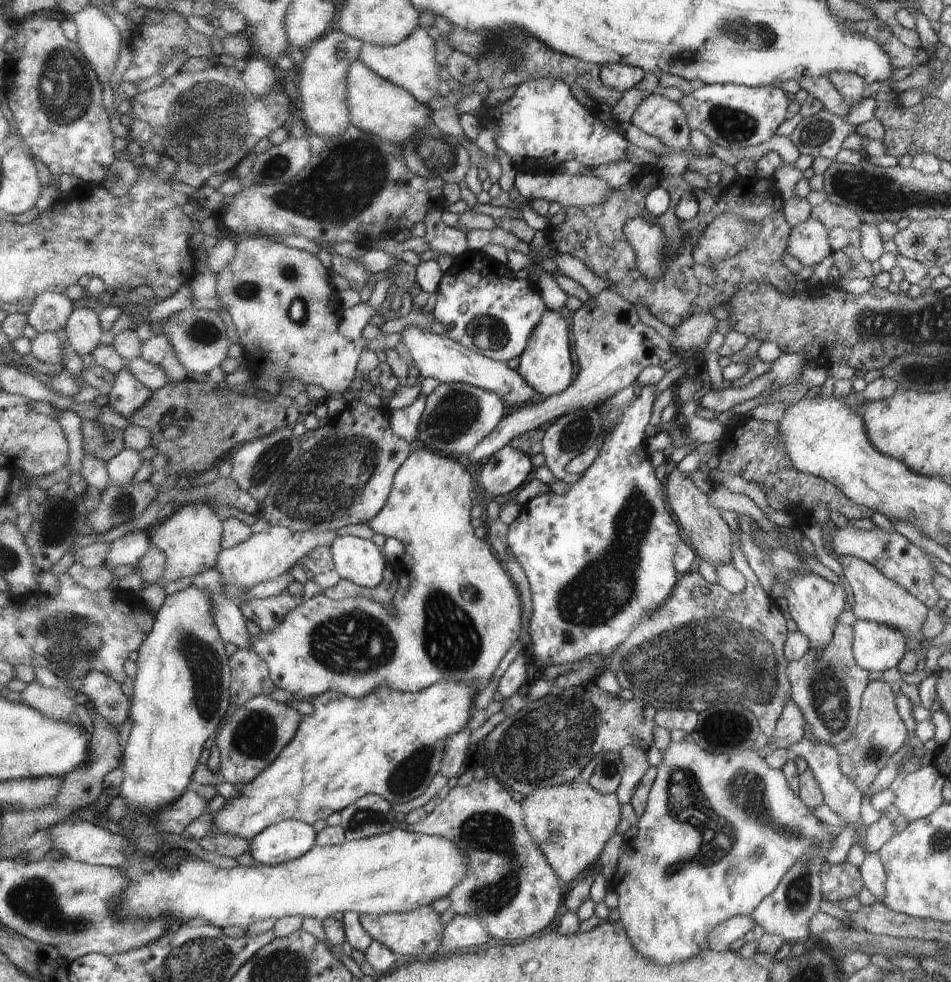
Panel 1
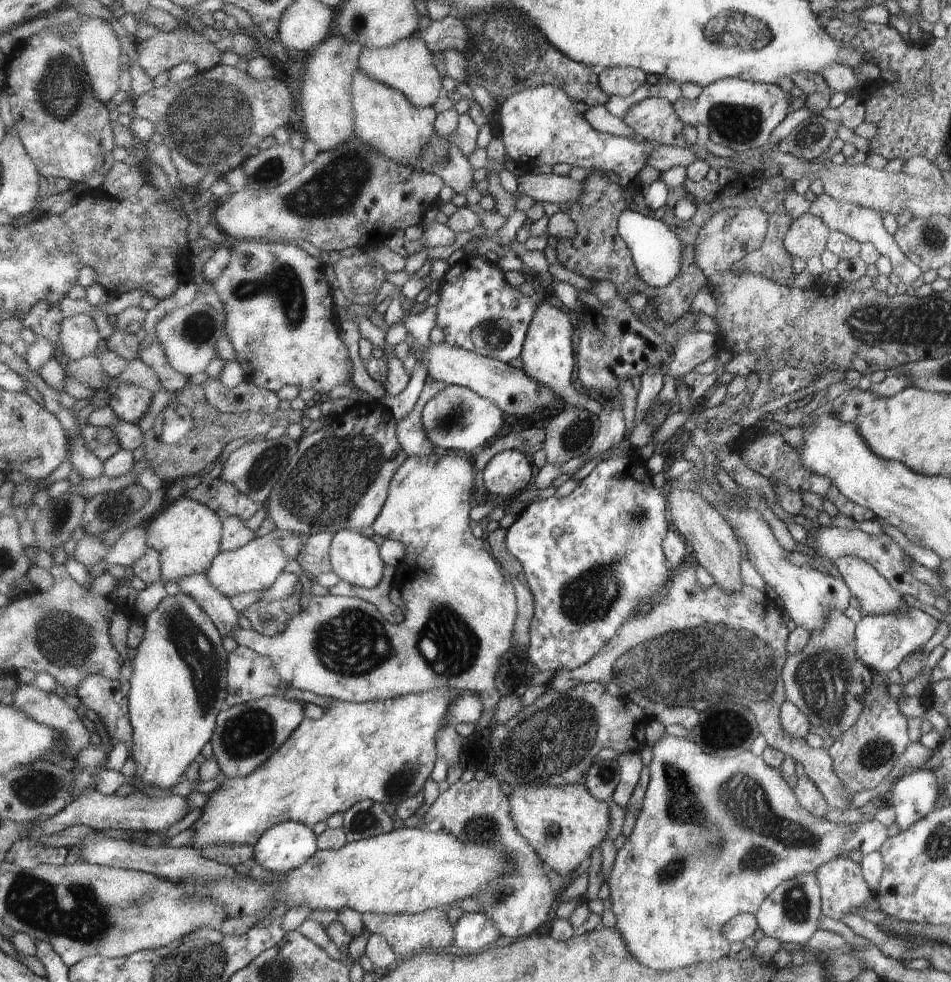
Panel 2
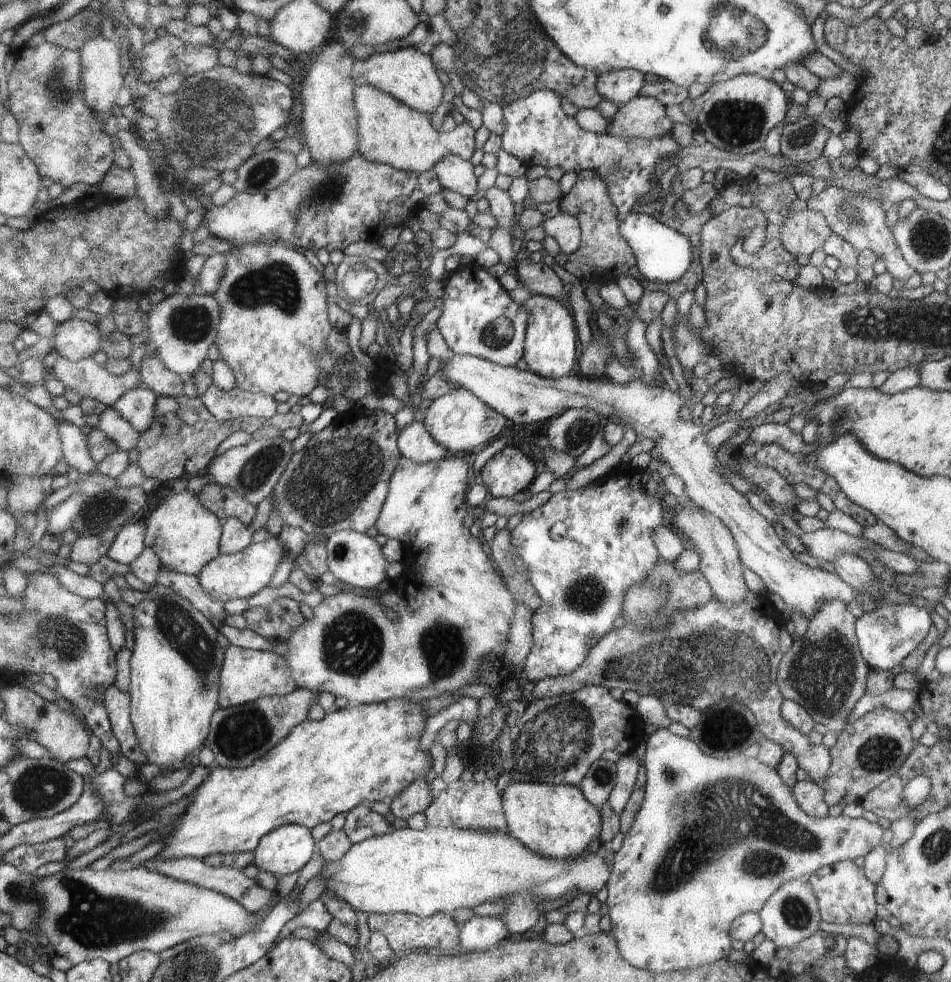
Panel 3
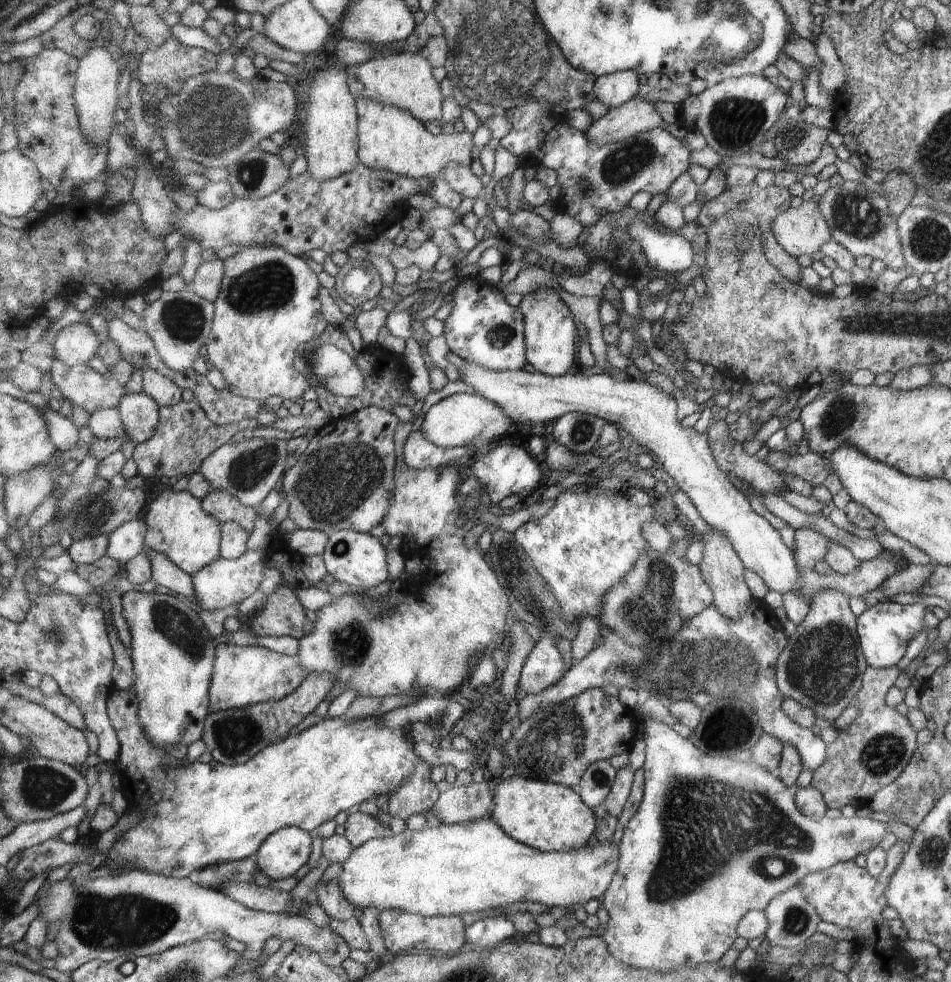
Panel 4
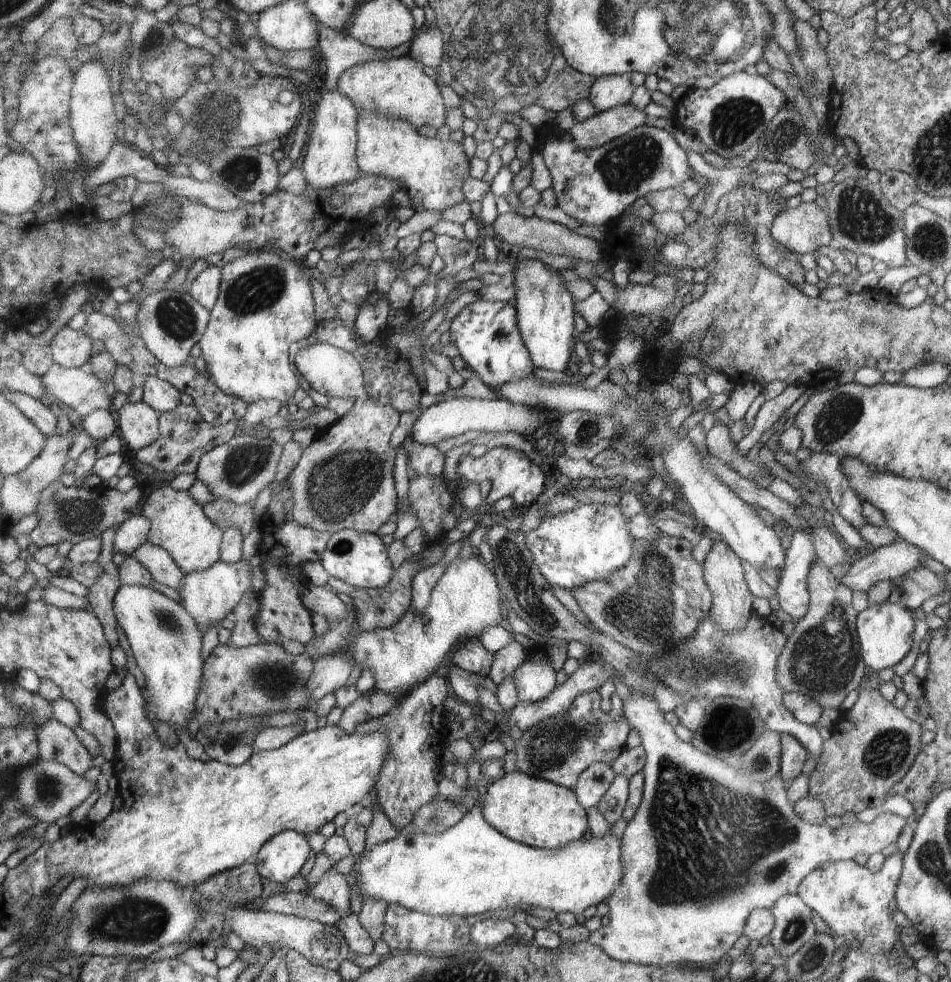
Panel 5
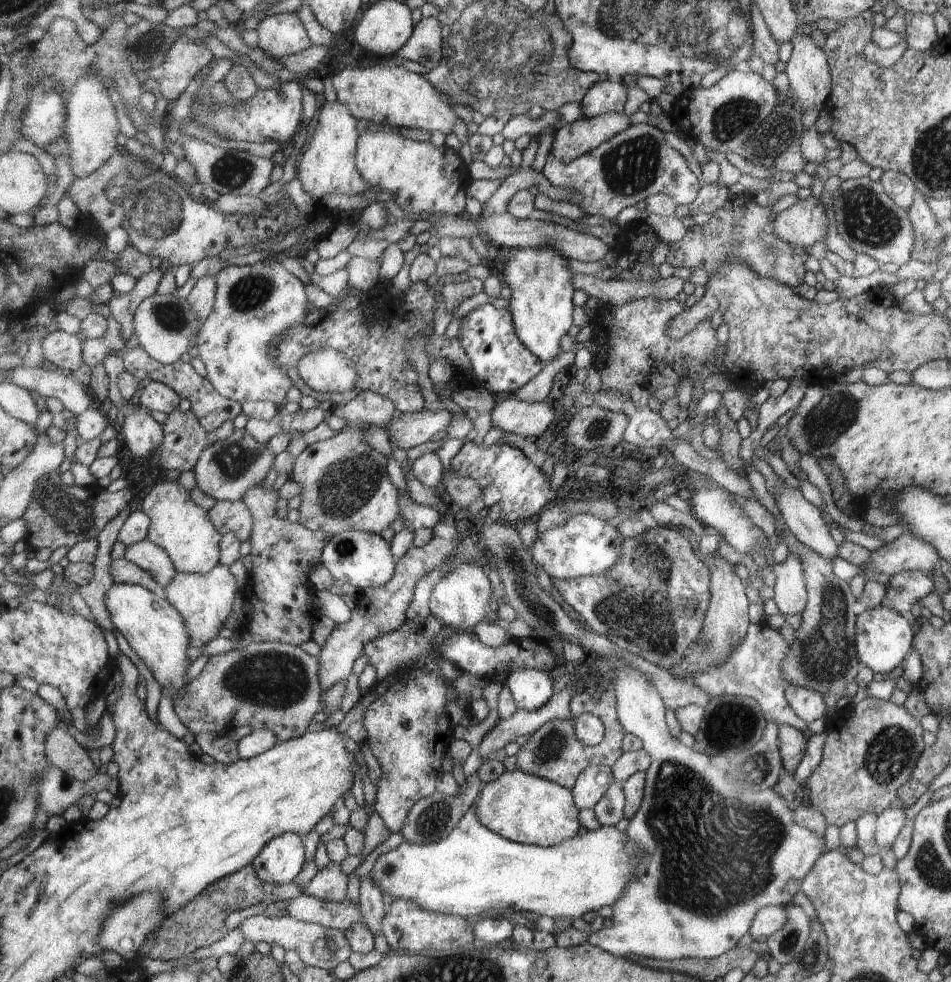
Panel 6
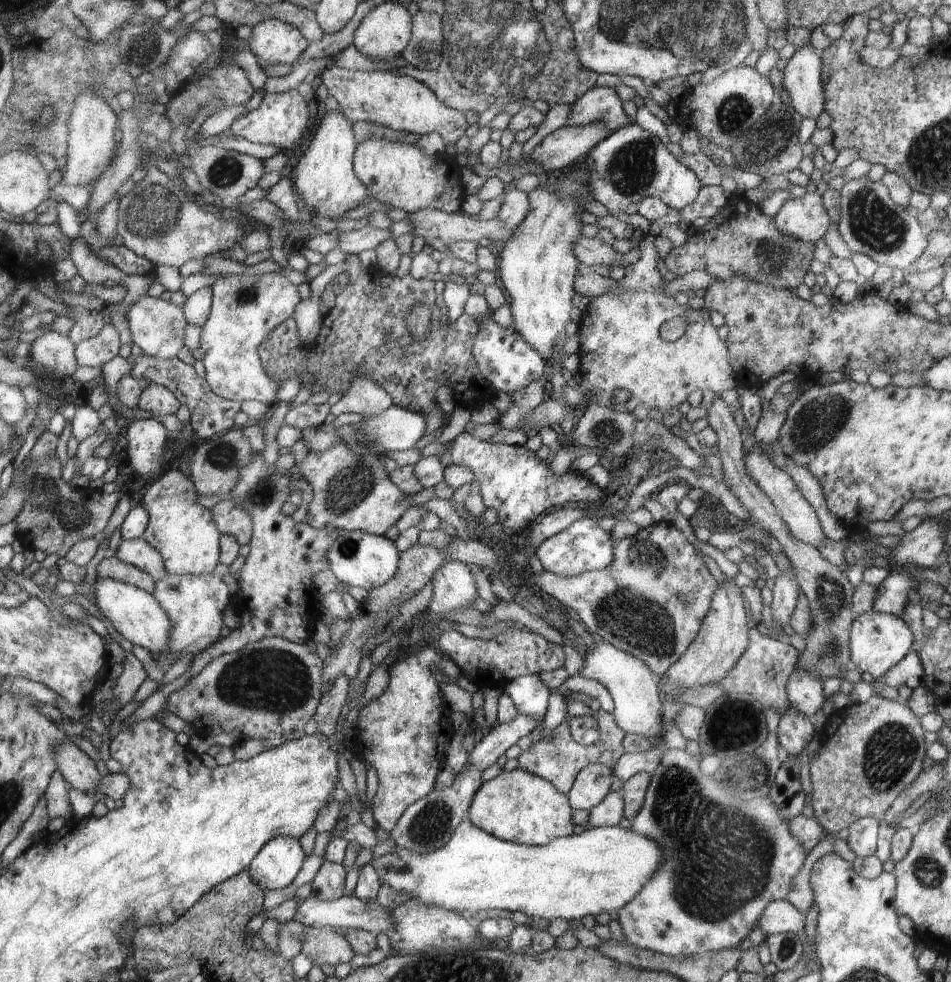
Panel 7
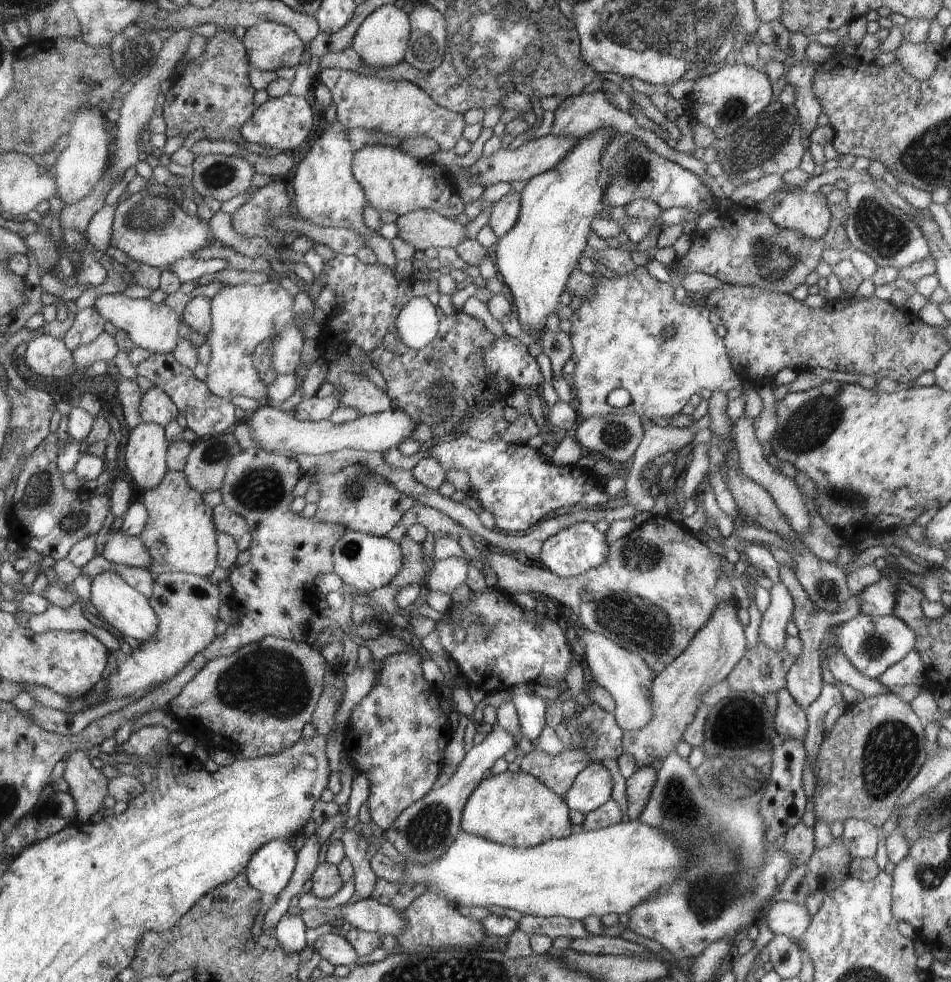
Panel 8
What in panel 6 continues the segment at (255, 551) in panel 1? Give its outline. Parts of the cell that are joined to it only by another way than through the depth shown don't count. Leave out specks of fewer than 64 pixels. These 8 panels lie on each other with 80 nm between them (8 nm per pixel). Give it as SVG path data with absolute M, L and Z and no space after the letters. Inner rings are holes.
M226 565L215 566L210 572L176 573L174 578L165 586L164 598L182 615L186 632L190 637L189 646L202 646L220 634L220 626L228 614L233 612L230 608L232 596L236 594L236 580L230 574Z

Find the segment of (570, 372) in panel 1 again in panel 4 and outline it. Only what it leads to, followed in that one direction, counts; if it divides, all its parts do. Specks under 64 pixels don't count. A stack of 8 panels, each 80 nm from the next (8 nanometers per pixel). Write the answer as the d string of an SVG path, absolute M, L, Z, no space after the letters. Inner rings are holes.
M542 287L523 295L519 304L524 318L524 334L526 338L526 359L536 371L545 375L556 376L570 372L568 368L574 364L576 354L576 322L570 314L571 307L554 290Z

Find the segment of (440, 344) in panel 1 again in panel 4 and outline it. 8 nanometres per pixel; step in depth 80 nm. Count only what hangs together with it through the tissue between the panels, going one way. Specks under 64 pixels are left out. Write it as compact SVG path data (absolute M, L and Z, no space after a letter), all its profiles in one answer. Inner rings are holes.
M466 363L466 366L459 370L460 380L472 385L478 395L501 406L513 422L535 424L547 420L554 421L563 414L578 411L596 415L614 424L623 435L632 436L640 449L667 467L667 474L690 498L700 516L712 529L729 538L747 567L760 575L772 590L778 590L781 594L800 593L810 604L814 594L826 589L839 590L848 594L850 598L863 596L880 588L887 578L907 567L900 559L891 557L893 552L884 549L883 553L870 560L861 561L855 571L845 575L820 574L815 568L800 570L793 557L793 550L782 541L780 533L750 507L748 497L730 483L727 472L716 464L705 433L699 434L693 428L683 428L676 418L678 414L675 397L660 388L649 386L644 381L636 382L633 378L620 382L606 374L583 377L571 372L550 376L538 371L529 373L523 369L491 371L479 364Z

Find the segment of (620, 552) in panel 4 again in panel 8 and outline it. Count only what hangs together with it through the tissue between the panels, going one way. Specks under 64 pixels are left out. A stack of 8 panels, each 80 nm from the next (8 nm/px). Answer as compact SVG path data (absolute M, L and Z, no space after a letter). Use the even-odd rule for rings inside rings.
M580 521L546 539L541 548L538 564L551 570L552 574L570 578L604 564L609 554L610 544L607 542L606 534L598 531L595 523Z

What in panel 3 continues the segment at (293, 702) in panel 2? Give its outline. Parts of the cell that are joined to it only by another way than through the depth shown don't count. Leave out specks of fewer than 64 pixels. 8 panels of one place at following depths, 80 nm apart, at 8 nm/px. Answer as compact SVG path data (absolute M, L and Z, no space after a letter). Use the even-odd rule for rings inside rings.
M300 687L283 697L268 695L246 705L216 709L212 713L211 730L207 736L207 745L215 756L214 762L228 768L252 765L284 740L294 727L309 718L308 712L317 703L319 694L315 690Z

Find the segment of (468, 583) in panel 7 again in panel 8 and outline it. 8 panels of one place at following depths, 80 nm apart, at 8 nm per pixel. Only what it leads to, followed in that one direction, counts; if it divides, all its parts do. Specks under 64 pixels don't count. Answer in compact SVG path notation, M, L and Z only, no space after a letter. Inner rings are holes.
M466 557L435 560L428 576L424 578L423 587L450 595L458 586L466 584L469 563Z

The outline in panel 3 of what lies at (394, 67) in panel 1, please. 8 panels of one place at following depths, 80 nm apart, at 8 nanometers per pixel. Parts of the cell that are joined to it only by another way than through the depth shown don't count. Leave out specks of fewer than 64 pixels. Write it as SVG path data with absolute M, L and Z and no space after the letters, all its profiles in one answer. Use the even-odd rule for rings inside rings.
M410 47L394 52L374 53L366 60L354 62L356 85L373 86L427 115L432 115L438 106L444 106L444 98L448 98L448 86L444 86L444 78L440 78L440 73L431 55Z

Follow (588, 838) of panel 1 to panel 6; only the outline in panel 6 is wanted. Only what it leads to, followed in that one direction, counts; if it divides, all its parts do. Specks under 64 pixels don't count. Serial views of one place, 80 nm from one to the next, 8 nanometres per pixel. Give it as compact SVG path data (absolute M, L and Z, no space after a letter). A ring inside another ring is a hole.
M518 768L504 771L496 780L485 783L476 802L479 821L496 834L517 843L554 846L575 837L580 830L572 790Z

